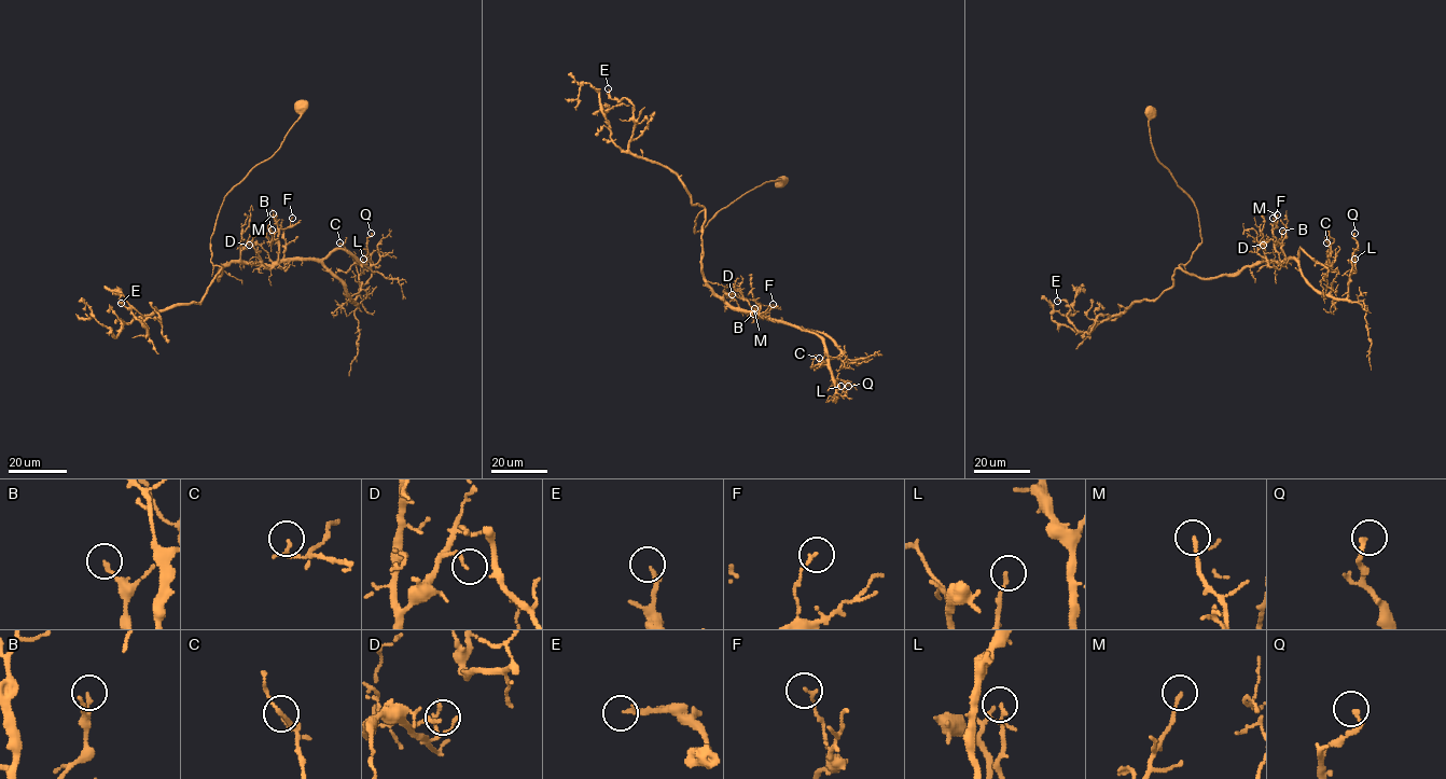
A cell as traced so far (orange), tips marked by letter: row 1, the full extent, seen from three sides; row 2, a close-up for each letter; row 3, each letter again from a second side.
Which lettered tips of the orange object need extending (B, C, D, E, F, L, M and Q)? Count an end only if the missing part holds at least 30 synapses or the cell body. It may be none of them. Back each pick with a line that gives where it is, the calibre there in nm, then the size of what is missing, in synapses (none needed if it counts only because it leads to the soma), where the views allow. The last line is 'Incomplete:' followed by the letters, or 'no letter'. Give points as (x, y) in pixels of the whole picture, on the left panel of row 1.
E: at (121, 303); 200 nm thick; about 35 synapses
Incomplete: E

